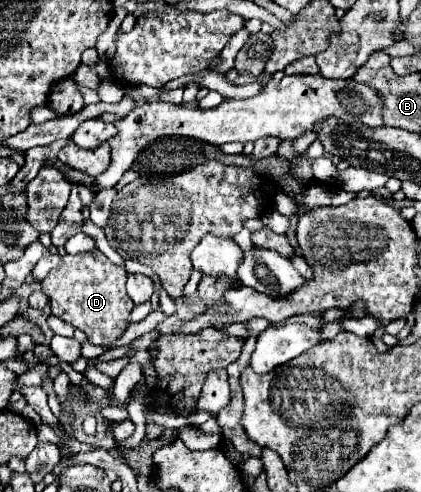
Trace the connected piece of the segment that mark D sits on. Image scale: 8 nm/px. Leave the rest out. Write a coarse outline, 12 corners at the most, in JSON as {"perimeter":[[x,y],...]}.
{"perimeter":[[100,250],[66,254],[41,282],[52,314],[116,342],[134,302]]}

